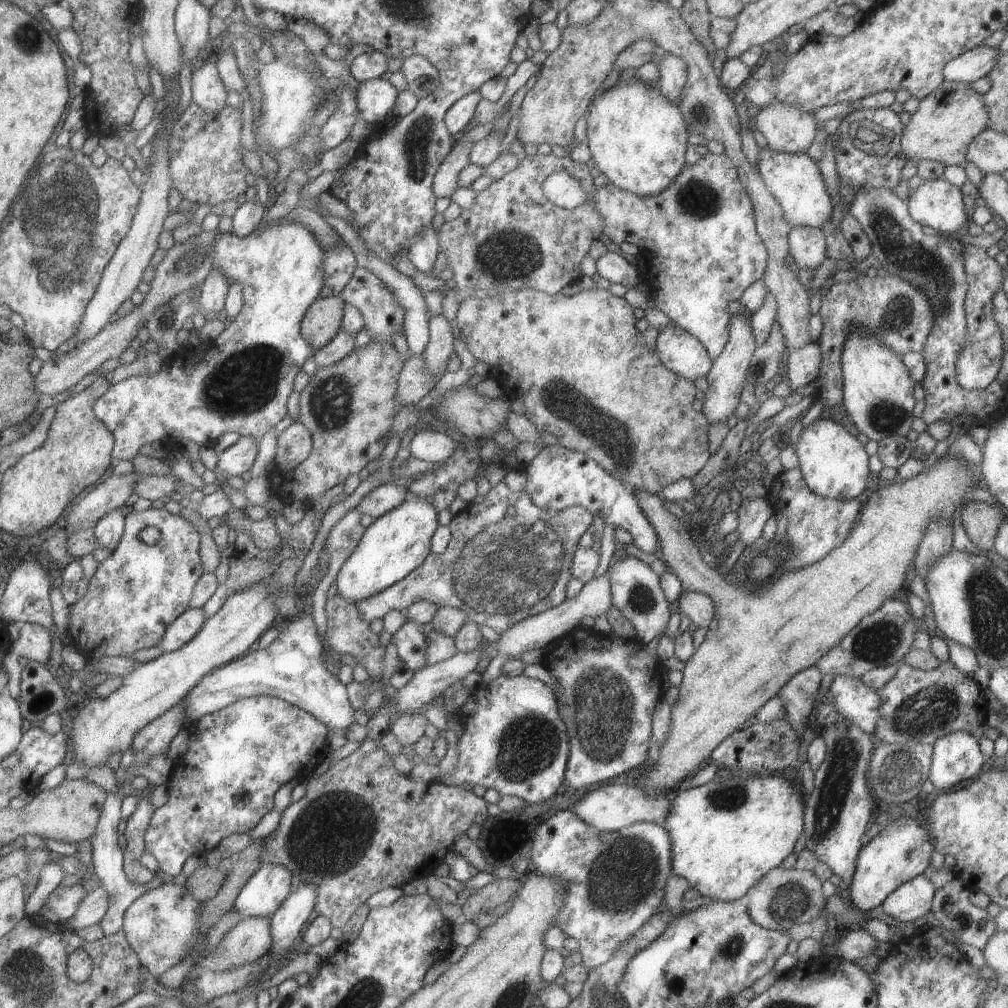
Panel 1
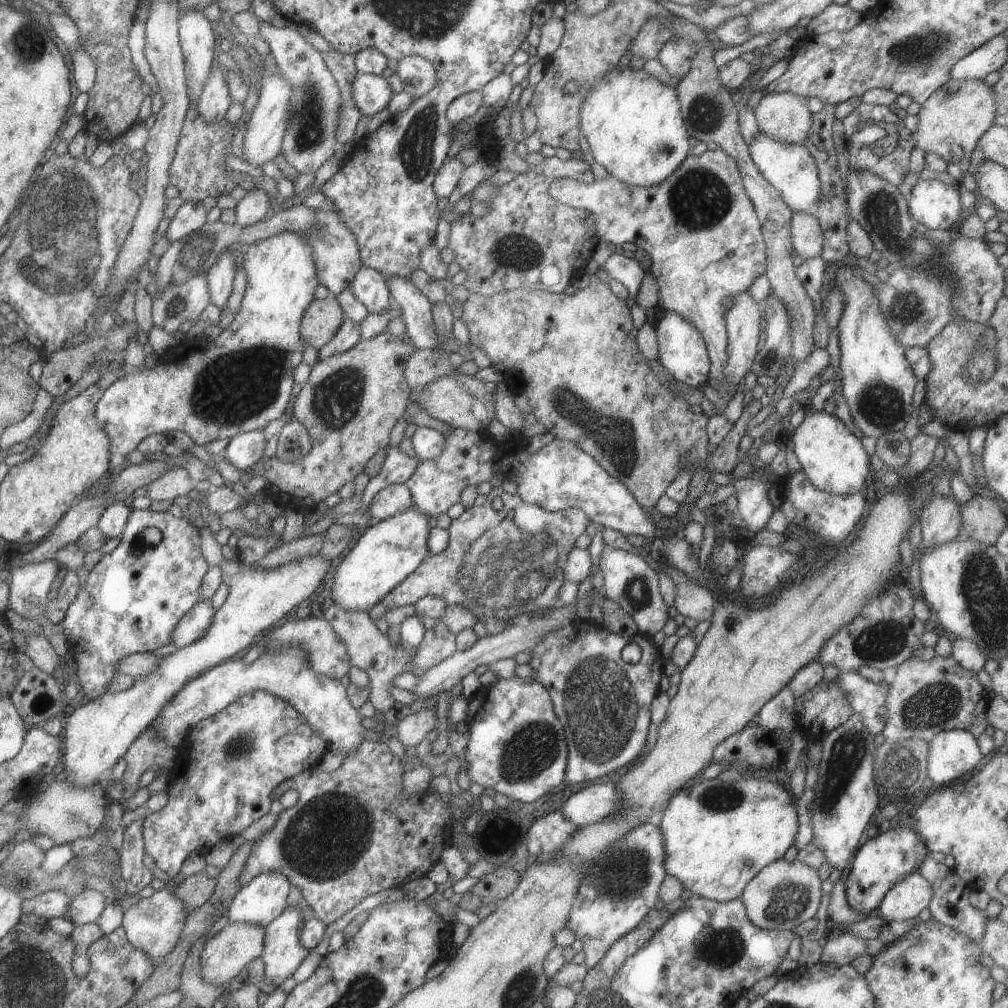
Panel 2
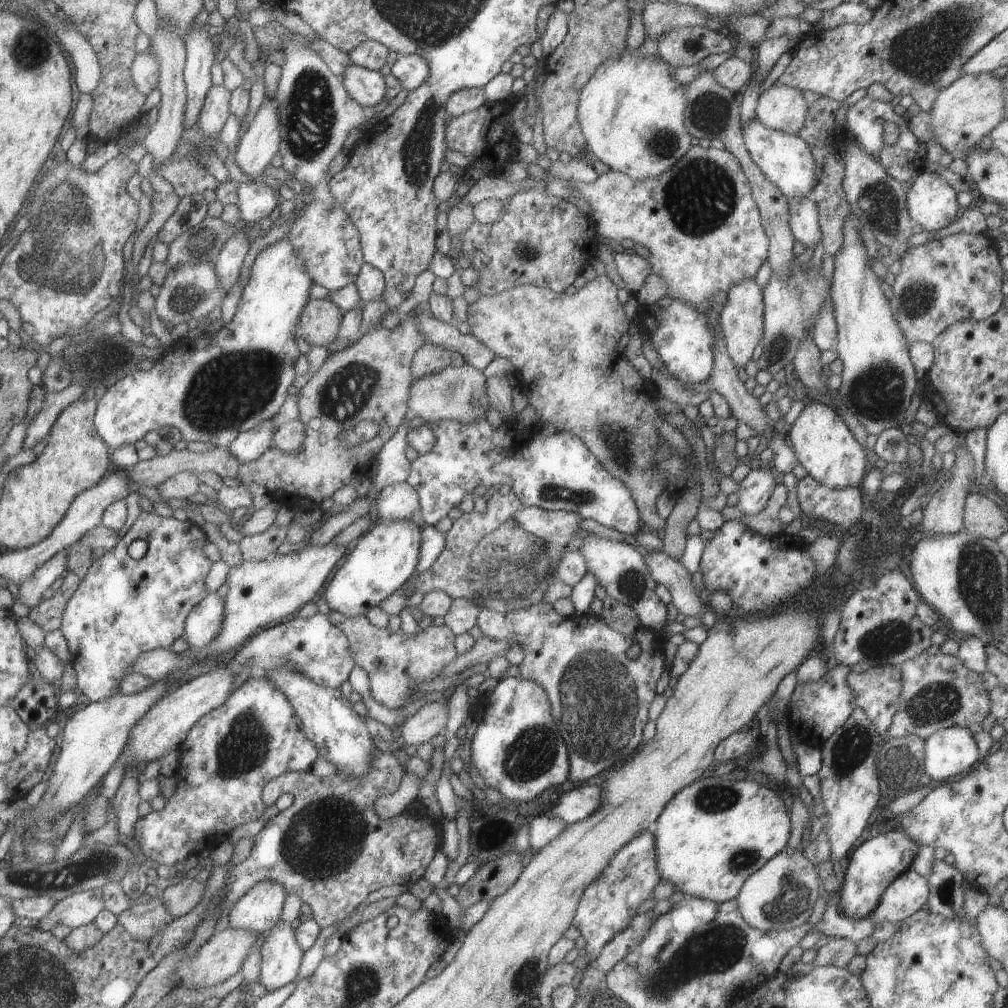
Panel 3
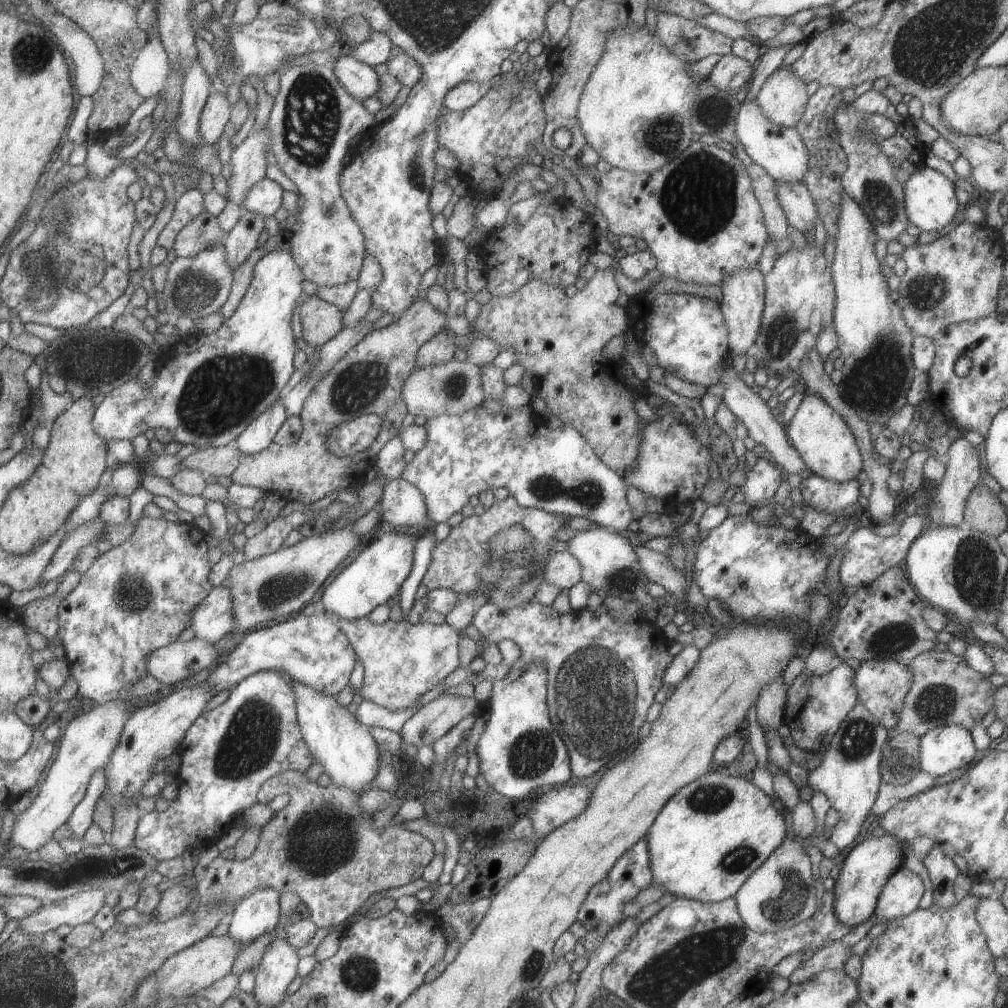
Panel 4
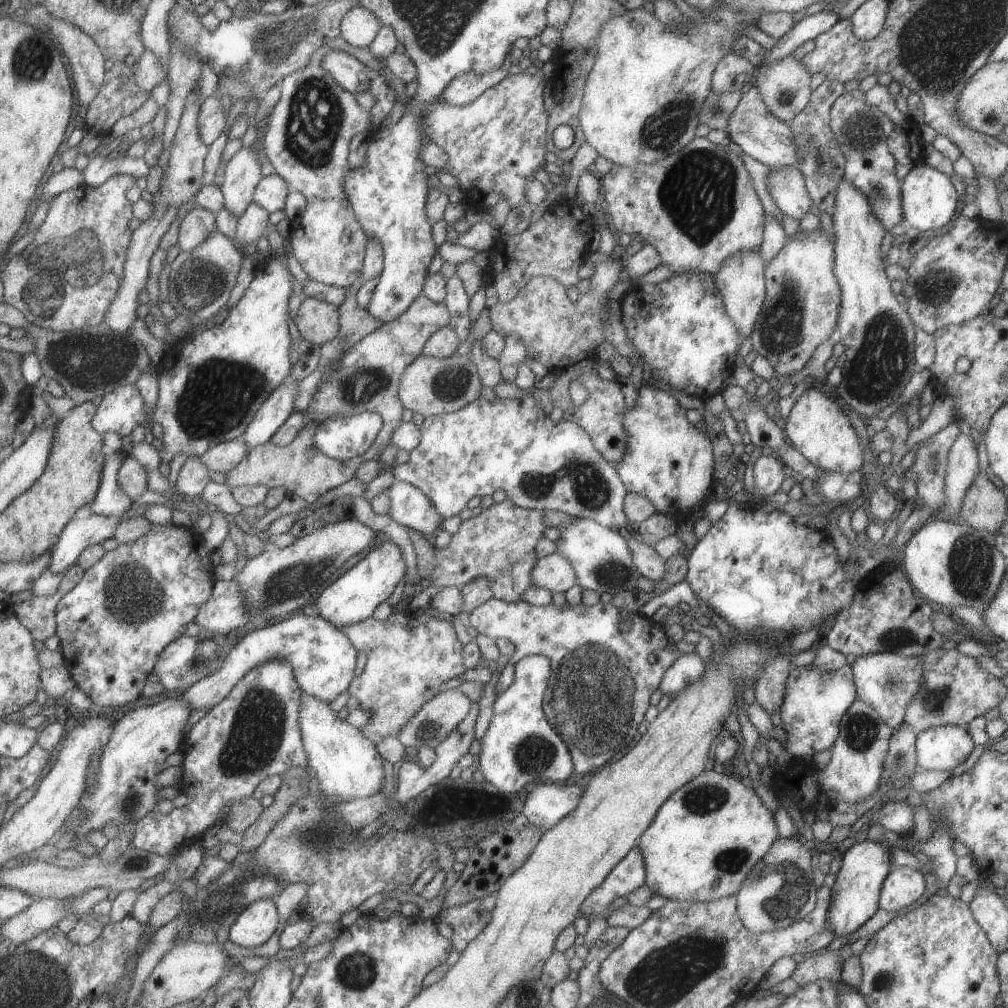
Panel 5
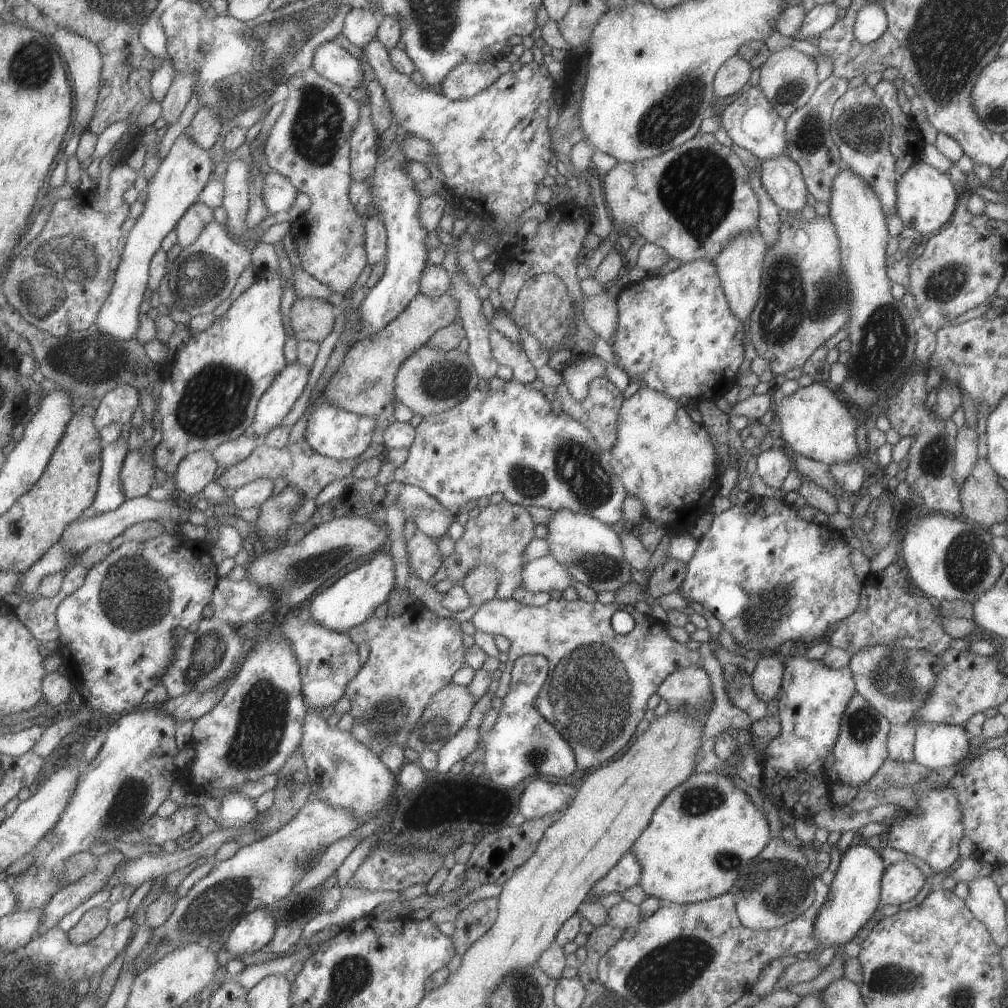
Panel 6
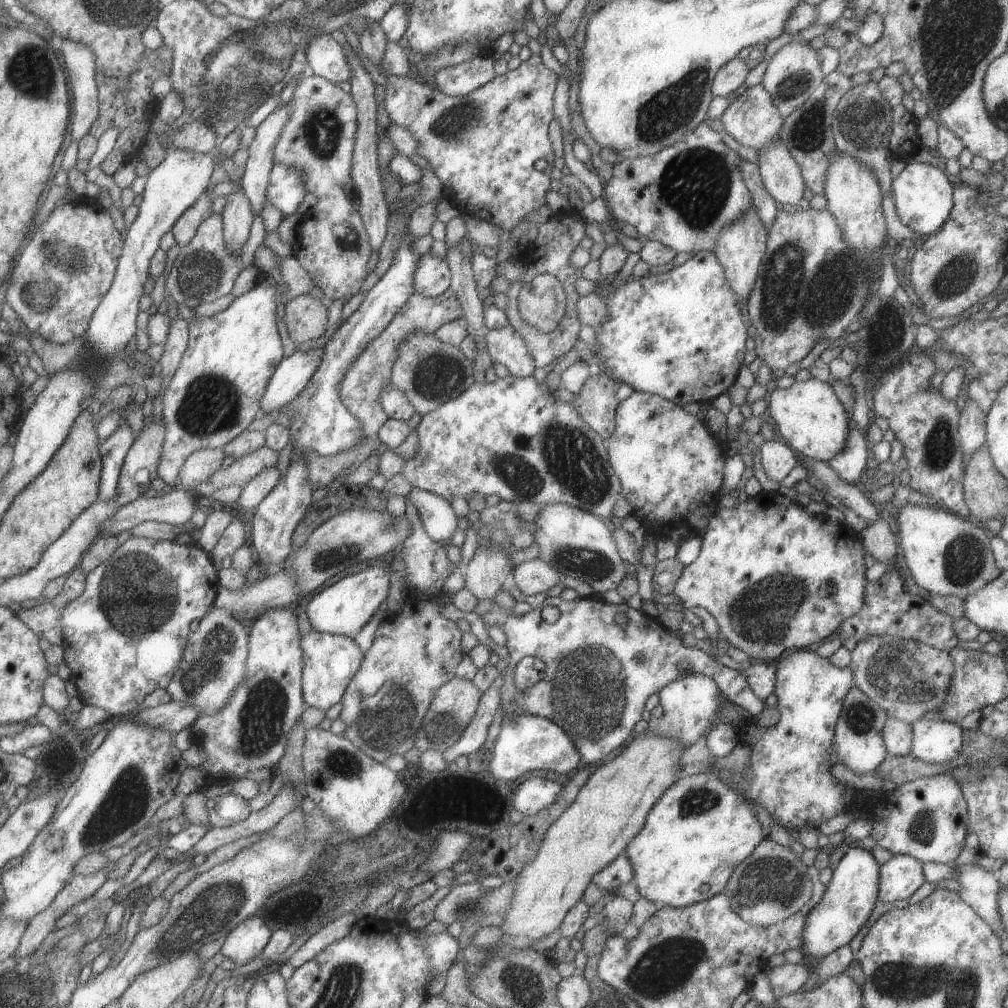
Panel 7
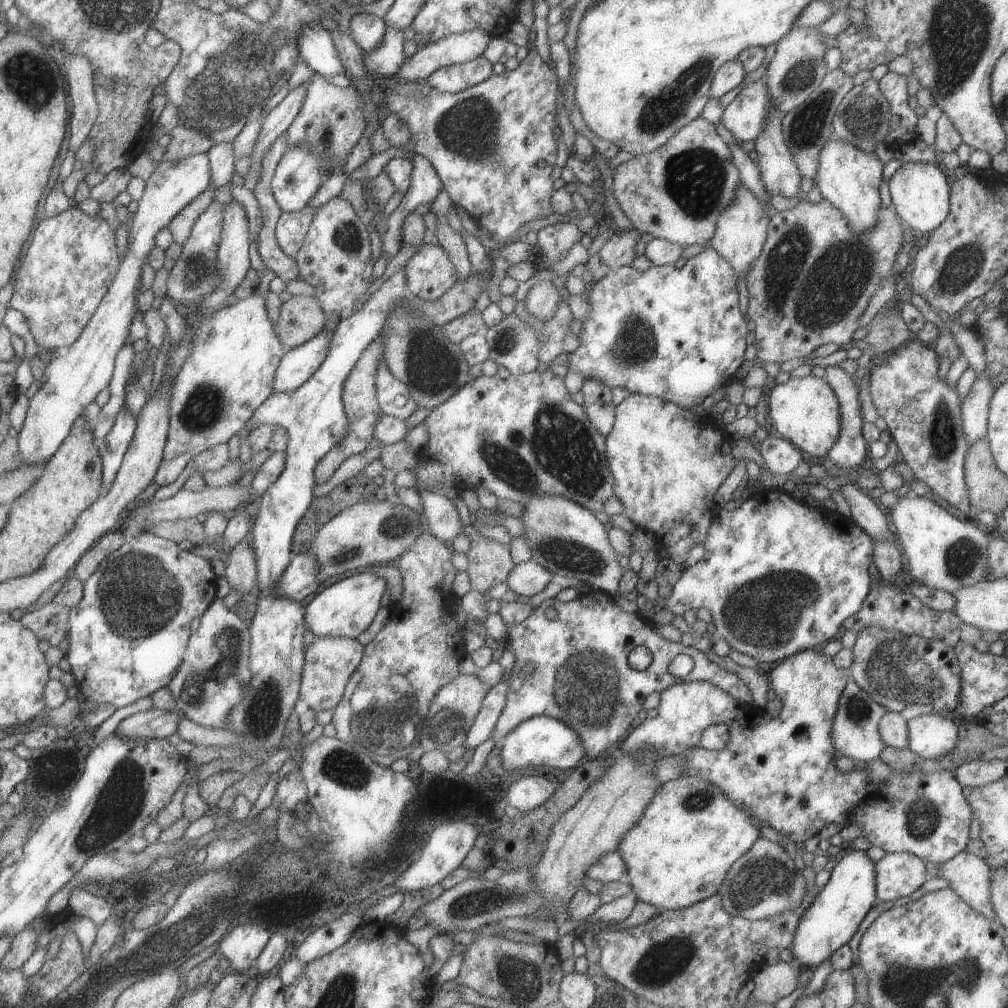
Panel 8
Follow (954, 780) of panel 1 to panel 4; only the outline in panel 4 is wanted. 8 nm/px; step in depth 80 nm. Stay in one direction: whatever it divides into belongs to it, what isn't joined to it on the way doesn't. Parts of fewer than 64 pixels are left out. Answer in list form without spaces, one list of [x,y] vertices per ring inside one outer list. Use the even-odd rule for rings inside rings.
[[[959,725],[938,726],[918,737],[920,770],[943,776],[969,766],[975,759],[975,745],[969,731]]]

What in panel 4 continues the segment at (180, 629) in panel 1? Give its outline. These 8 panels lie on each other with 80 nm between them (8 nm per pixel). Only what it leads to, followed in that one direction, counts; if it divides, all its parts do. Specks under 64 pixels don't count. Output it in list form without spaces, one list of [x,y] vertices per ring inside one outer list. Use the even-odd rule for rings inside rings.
[[[212,587],[192,612],[190,626],[195,638],[216,646],[234,630],[236,620],[232,615],[231,597],[228,587]]]

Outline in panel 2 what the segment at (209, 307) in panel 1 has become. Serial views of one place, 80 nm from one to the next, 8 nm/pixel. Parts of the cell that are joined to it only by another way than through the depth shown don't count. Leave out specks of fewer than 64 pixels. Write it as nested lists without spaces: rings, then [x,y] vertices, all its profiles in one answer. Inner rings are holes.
[[[223,249],[217,260],[206,270],[210,304],[222,308],[232,291],[232,280],[236,270],[236,260]]]

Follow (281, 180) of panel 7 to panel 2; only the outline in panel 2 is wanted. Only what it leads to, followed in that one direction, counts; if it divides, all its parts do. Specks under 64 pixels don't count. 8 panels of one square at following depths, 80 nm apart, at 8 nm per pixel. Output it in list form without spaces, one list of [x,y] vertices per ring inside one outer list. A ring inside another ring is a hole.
[[[254,187],[252,190],[247,190],[243,198],[236,202],[234,222],[241,228],[251,226],[263,220],[267,208],[269,208],[269,196],[264,190]]]

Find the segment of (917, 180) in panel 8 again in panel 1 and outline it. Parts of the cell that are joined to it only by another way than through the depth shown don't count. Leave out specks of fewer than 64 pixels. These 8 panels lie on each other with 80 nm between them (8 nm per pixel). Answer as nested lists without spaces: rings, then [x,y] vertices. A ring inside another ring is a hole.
[[[943,178],[922,181],[906,200],[909,215],[914,222],[929,226],[937,233],[955,233],[970,220],[965,210],[960,188]]]

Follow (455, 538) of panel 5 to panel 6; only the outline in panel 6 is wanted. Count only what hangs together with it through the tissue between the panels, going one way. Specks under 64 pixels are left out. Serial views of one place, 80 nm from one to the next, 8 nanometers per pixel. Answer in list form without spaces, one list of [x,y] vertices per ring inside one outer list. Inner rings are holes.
[[[502,499],[497,504],[489,504],[482,508],[475,518],[467,519],[460,539],[454,542],[454,552],[444,558],[443,566],[447,568],[446,578],[459,583],[471,567],[485,564],[493,565],[499,573],[495,599],[506,601],[512,598],[512,590],[521,584],[520,572],[523,560],[521,553],[533,539],[533,520],[524,506],[511,504]]]

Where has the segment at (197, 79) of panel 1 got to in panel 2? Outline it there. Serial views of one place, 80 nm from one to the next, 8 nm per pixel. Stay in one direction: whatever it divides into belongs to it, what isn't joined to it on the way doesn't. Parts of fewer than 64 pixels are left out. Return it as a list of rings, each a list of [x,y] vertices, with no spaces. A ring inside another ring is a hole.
[[[213,60],[213,69],[209,71],[203,90],[199,95],[196,111],[201,118],[209,123],[216,123],[223,119],[230,104],[228,84],[224,81],[216,60]]]

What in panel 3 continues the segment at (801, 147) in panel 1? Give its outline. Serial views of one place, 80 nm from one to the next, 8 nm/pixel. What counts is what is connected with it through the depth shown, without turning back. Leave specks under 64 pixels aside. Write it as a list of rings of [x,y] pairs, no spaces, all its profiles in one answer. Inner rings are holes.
[[[773,83],[758,96],[754,118],[767,128],[798,134],[807,114],[803,93],[783,83]]]

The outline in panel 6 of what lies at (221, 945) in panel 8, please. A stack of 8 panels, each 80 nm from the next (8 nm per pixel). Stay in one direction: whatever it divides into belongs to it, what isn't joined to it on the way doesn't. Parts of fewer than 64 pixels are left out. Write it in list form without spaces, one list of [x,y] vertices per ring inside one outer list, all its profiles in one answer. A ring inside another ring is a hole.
[[[255,909],[239,919],[222,947],[235,958],[253,954],[272,939],[275,929],[272,916],[264,909]]]

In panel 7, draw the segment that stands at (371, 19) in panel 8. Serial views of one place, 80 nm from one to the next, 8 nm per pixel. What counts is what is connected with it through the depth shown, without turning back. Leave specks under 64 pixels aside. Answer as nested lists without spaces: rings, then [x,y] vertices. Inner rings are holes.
[[[369,19],[366,22],[366,27],[358,34],[358,41],[360,48],[366,57],[379,70],[379,73],[384,74],[388,78],[389,84],[385,87],[384,111],[387,113],[390,122],[401,125],[411,133],[411,136],[415,139],[416,142],[416,153],[429,162],[431,170],[441,181],[445,197],[450,200],[456,208],[459,209],[461,214],[467,214],[474,218],[483,218],[483,220],[489,222],[489,224],[496,226],[496,229],[500,231],[499,235],[505,230],[511,231],[516,226],[516,224],[519,225],[520,221],[526,214],[529,214],[531,210],[540,210],[541,208],[545,208],[546,194],[549,192],[549,182],[551,182],[551,179],[549,179],[549,172],[552,169],[554,158],[553,149],[551,149],[551,143],[547,137],[547,125],[549,122],[551,122],[551,119],[554,118],[552,104],[554,99],[554,90],[558,82],[558,76],[555,75],[555,73],[553,73],[553,71],[551,71],[549,68],[545,67],[541,59],[535,53],[533,53],[527,60],[521,61],[517,68],[513,70],[507,69],[506,72],[502,75],[495,75],[489,82],[482,84],[479,88],[476,88],[475,90],[472,90],[463,96],[449,96],[443,94],[429,81],[415,79],[407,75],[389,75],[382,66],[382,54],[384,53],[387,41],[382,32],[383,29],[381,28],[381,25],[378,23],[378,21],[372,21]],[[539,159],[545,160],[545,162],[548,164],[541,171],[537,171],[535,168],[533,168],[533,163],[535,160]]]

